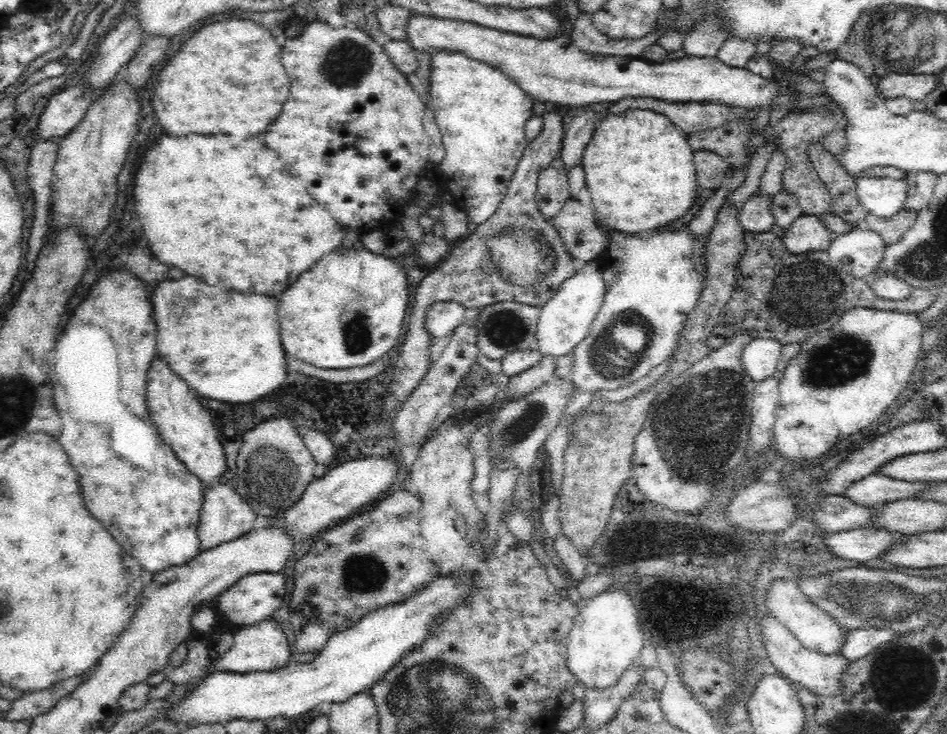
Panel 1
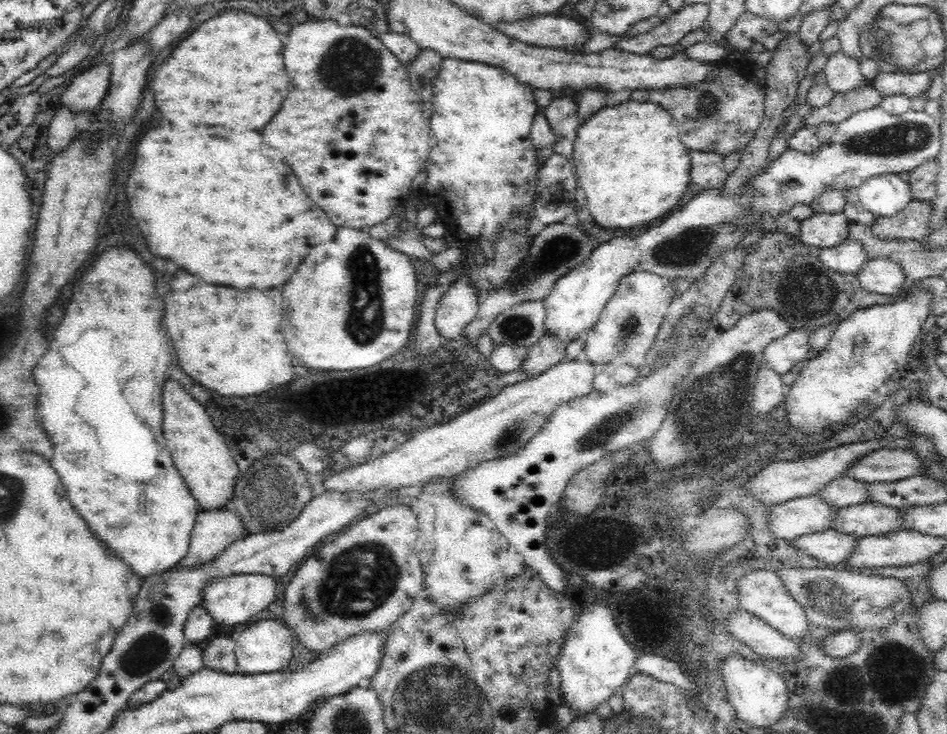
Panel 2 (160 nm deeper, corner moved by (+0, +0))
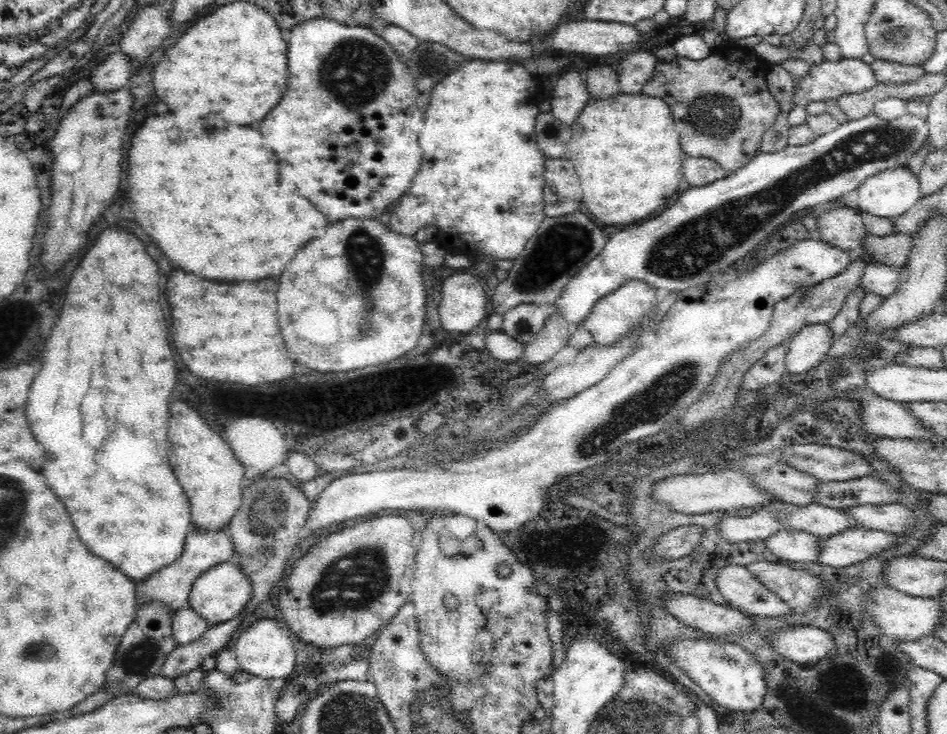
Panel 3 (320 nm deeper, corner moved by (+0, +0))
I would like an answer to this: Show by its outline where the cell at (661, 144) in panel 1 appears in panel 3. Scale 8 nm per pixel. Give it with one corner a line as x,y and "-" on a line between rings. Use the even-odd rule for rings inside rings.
620,93
604,100
591,98
578,118
569,125
571,138
564,156
572,161
582,182
581,202
590,214
608,226
632,224
636,220
650,218
666,204
666,200
678,190
682,178
680,164
684,154
680,150
680,134
674,128
674,122
671,108
658,97

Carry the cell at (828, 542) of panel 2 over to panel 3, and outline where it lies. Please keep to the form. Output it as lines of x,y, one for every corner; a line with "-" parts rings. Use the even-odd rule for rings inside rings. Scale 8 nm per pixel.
794,529
778,530
761,543
764,543
764,547
774,556
790,562
814,562
820,552
818,537

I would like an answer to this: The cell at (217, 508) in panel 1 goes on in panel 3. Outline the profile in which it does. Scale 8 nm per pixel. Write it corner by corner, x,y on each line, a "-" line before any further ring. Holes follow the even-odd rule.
193,530
187,533
184,548
180,558
177,558
172,564
165,566
159,572
148,576
144,581
136,582
135,597
137,604
147,603
147,600
164,601
164,604
172,608
188,607
188,594
195,579
212,566
233,560
234,549
232,541
227,530
202,531

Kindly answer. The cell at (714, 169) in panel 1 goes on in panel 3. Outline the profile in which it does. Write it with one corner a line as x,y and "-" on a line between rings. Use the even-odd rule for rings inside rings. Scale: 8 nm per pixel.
684,156
682,176
690,187
710,184
715,180
726,178
730,172
724,170
715,160

